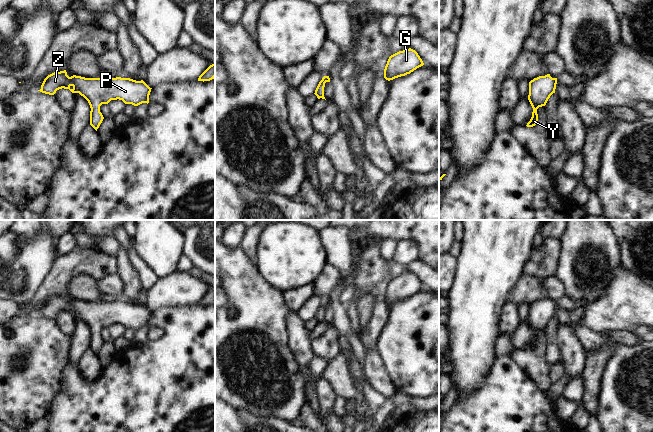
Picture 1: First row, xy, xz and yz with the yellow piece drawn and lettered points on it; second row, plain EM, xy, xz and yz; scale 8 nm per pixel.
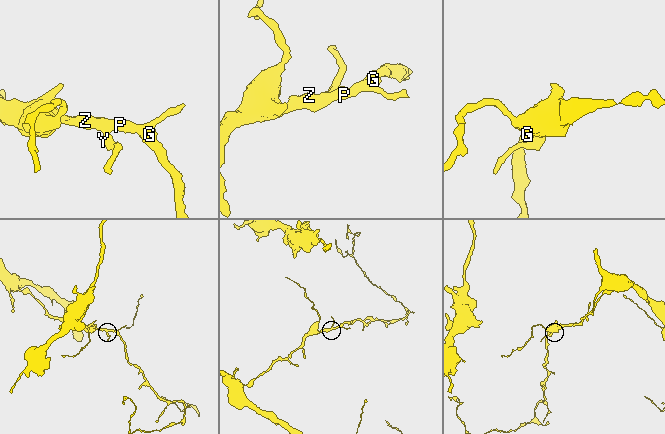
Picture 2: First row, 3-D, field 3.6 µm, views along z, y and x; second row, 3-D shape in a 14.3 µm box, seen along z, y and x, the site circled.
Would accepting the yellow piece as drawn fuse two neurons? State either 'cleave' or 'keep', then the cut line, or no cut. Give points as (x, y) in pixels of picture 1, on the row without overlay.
keep | no cut

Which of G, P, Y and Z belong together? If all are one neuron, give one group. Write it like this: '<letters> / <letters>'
G P Y Z

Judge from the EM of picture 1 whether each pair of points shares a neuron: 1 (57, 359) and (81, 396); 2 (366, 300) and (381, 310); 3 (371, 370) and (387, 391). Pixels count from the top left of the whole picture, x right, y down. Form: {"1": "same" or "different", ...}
{"1": "different", "2": "different", "3": "same"}

